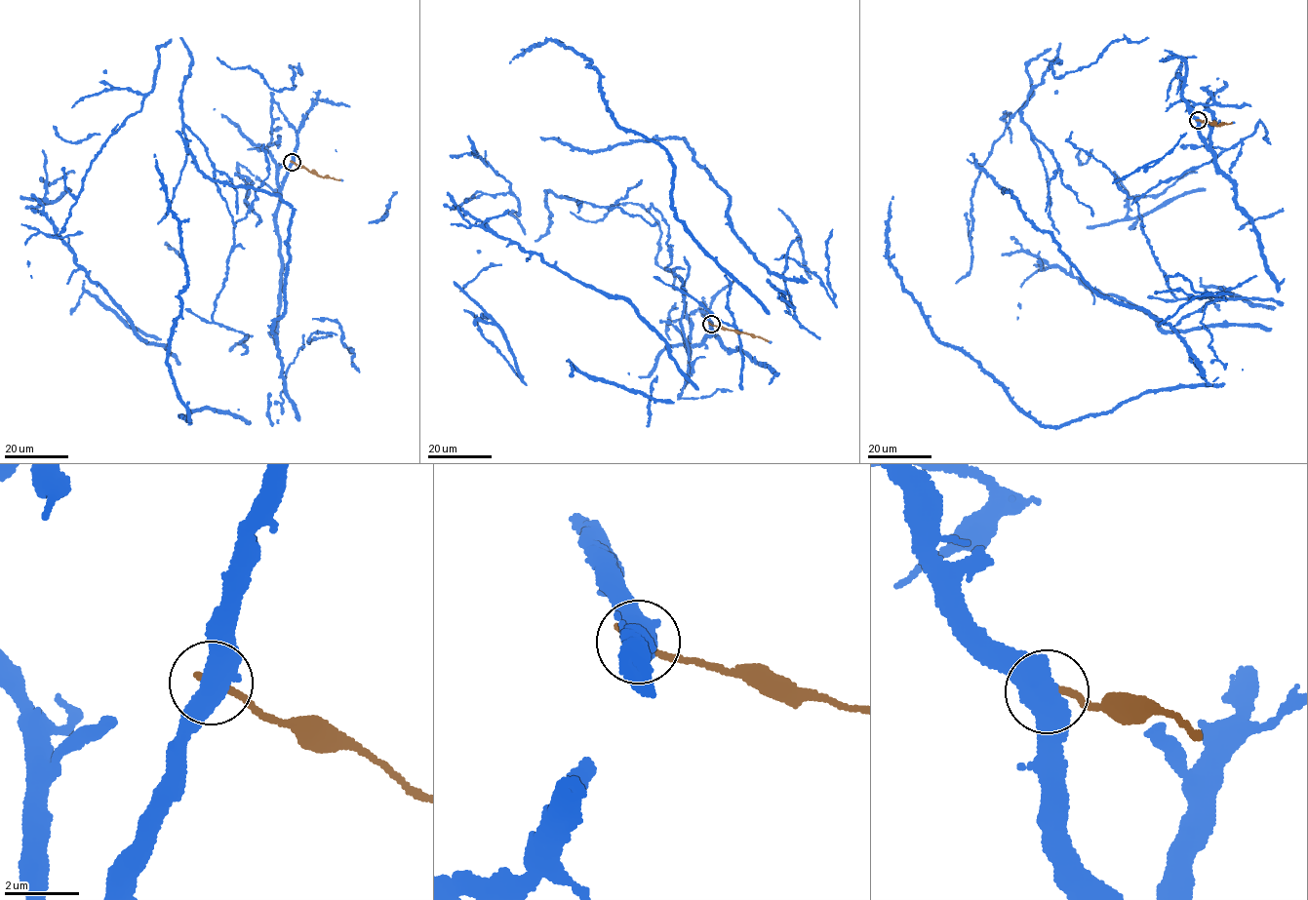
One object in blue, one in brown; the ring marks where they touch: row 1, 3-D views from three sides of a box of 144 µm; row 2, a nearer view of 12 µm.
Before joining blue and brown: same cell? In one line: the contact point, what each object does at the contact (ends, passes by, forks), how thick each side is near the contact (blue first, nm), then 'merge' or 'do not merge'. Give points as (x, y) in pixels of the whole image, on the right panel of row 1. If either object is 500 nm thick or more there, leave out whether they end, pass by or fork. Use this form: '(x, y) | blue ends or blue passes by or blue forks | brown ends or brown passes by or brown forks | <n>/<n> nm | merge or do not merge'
(1198, 120) | 600/170 nm | merge

